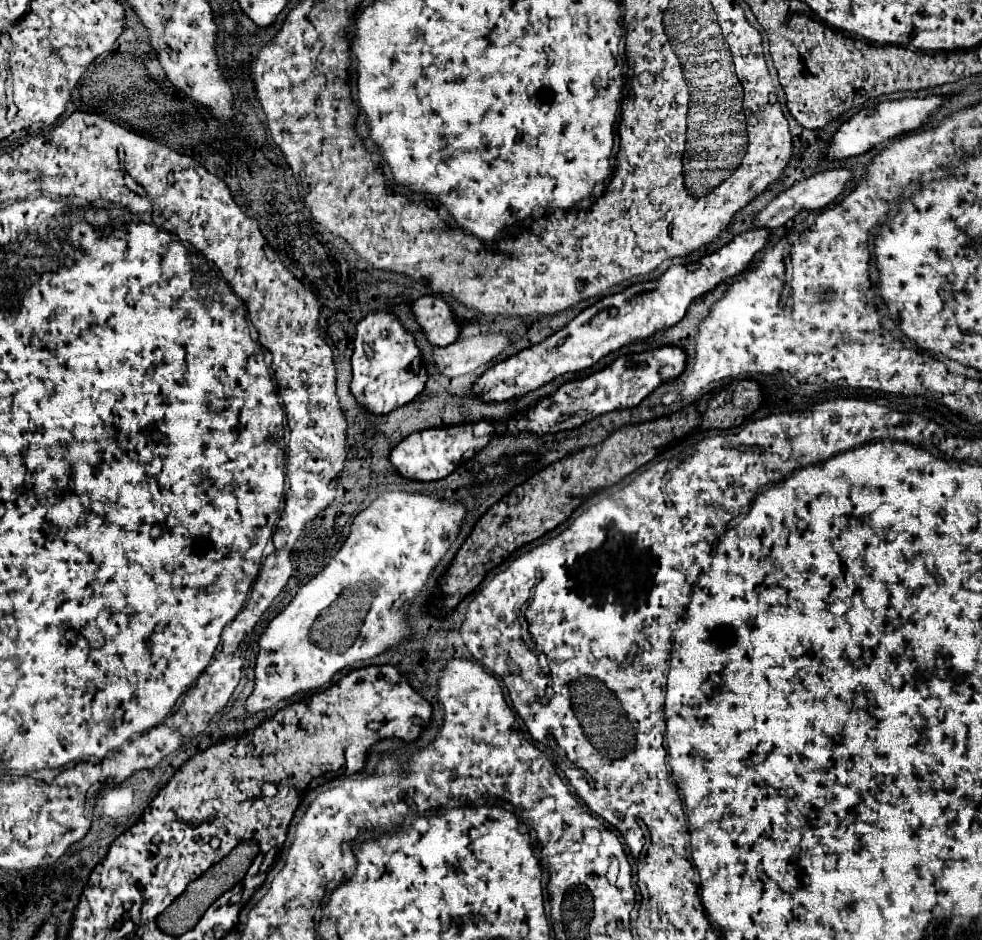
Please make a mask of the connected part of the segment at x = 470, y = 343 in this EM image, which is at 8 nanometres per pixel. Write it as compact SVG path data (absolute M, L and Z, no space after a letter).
M506 333L476 335L476 337L466 337L466 339L460 337L448 347L434 349L436 369L446 377L466 375L490 363L510 345L512 345L512 335L506 335Z

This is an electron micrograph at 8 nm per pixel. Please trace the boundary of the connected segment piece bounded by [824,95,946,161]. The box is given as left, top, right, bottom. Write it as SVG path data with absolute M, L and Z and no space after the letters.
M924 97L924 99L900 99L900 101L884 101L884 103L878 103L874 107L866 107L862 111L858 111L856 115L852 115L848 121L844 121L838 131L834 133L830 145L826 147L824 151L824 157L828 161L844 161L848 157L856 157L856 155L862 155L866 151L870 151L874 145L882 143L882 141L888 141L900 133L906 133L906 131L914 131L918 127L922 127L930 113L936 111L942 103L944 103L946 97Z

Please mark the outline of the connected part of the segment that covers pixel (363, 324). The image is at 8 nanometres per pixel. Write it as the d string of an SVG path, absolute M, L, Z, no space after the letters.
M380 309L368 313L356 325L354 337L354 355L352 355L352 371L354 379L350 385L356 401L374 415L386 415L406 403L410 403L416 395L422 393L428 375L422 367L420 349L416 345L414 335L410 335L404 325L398 321L398 315L392 309Z

